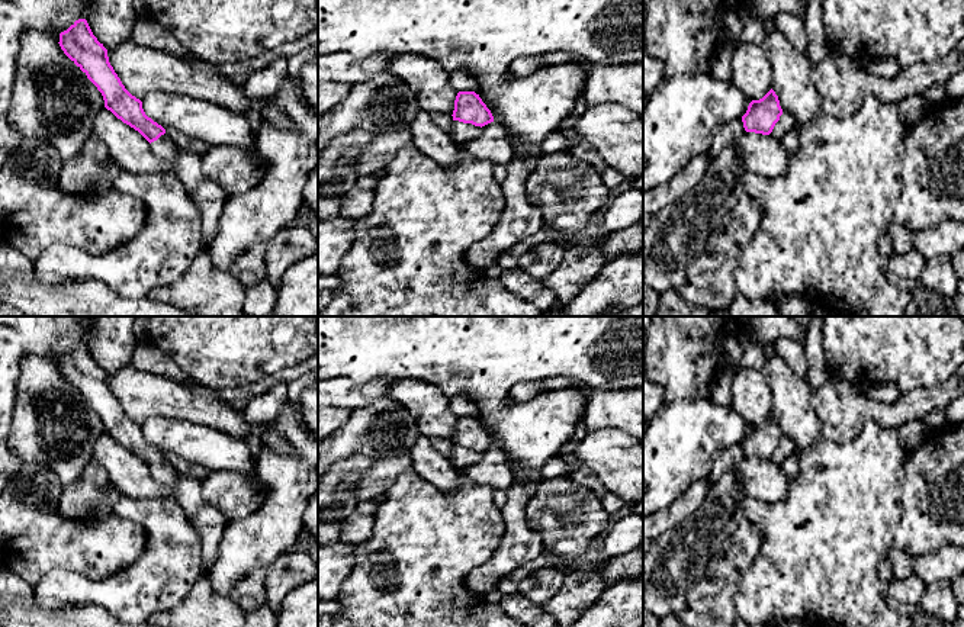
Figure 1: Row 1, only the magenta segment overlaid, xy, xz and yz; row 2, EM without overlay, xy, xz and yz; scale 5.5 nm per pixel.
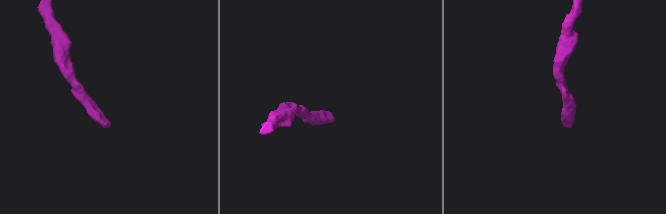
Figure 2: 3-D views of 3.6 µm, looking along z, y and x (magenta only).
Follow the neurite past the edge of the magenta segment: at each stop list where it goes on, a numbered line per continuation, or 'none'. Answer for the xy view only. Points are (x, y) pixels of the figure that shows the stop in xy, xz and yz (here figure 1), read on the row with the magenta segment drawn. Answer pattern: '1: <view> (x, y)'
1: xy (163, 148)

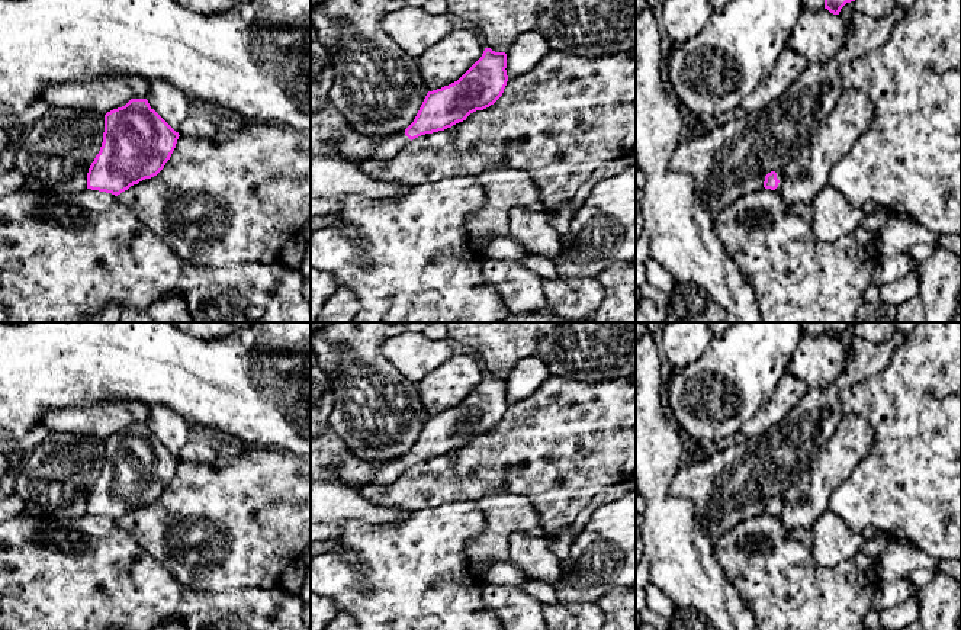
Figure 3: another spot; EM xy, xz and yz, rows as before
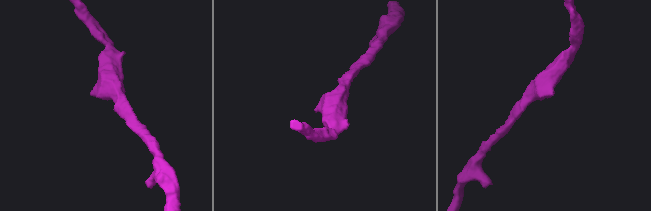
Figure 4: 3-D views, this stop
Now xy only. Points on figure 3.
none

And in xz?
1: xz (386, 148)

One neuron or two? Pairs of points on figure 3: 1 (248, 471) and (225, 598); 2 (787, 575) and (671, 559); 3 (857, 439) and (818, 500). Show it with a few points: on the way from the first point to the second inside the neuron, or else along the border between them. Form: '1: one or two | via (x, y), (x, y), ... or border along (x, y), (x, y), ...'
1: two | border along (193, 585), (211, 591), (260, 588)
2: two | border along (712, 543), (714, 559), (739, 595)
3: one | via (844, 452), (818, 484)

